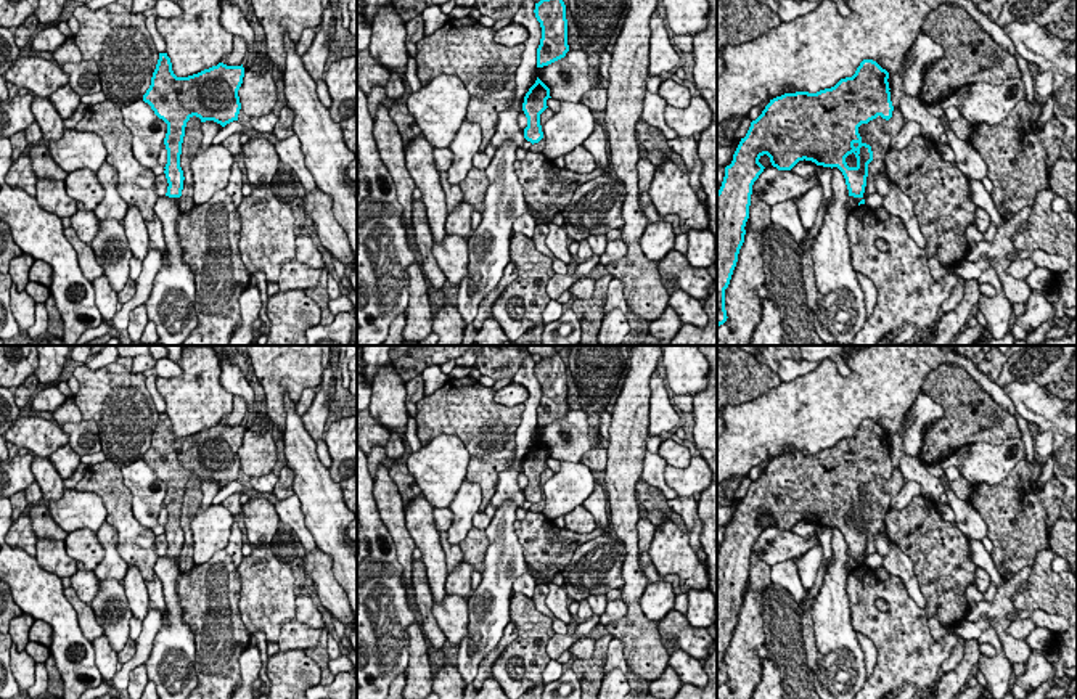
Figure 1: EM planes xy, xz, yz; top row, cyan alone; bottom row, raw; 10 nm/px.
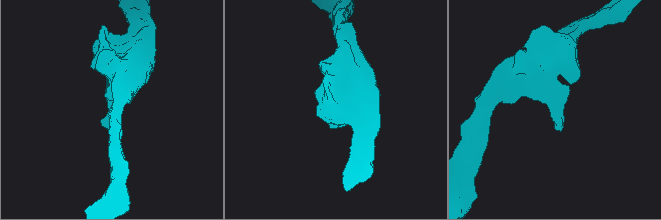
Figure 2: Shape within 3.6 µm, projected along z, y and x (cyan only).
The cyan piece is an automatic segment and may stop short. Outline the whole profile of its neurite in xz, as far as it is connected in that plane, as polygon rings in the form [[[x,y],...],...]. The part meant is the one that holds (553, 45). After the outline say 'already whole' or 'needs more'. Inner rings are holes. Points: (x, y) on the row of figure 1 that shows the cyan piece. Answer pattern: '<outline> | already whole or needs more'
[[[540,0],[534,13],[542,27],[537,67],[543,67],[564,58],[569,51],[566,5],[563,0]]] | already whole

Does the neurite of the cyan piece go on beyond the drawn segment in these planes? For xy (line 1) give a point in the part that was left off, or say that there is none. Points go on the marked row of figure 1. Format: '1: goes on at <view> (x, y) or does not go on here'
1: does not go on here

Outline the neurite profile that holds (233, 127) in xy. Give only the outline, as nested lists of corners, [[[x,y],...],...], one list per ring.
[[[233,121],[217,132],[217,135],[212,140],[212,145],[222,145],[222,141],[233,133],[238,133],[243,141],[248,140],[246,129],[241,125],[240,121]]]

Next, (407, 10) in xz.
[[[391,0],[394,10],[402,18],[403,24],[416,16],[421,16],[421,13],[432,5],[442,5],[450,0]]]

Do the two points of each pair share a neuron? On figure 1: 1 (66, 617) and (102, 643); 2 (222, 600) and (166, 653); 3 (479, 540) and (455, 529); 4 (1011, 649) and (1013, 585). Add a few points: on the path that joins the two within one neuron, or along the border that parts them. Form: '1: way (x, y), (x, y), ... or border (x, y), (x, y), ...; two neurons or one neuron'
1: border (90, 643), (102, 680); two neurons
2: border (177, 593), (182, 621), (193, 635), (195, 666); two neurons
3: border (473, 526), (458, 543); two neurons
4: way (1002, 633), (1002, 601); one neuron

